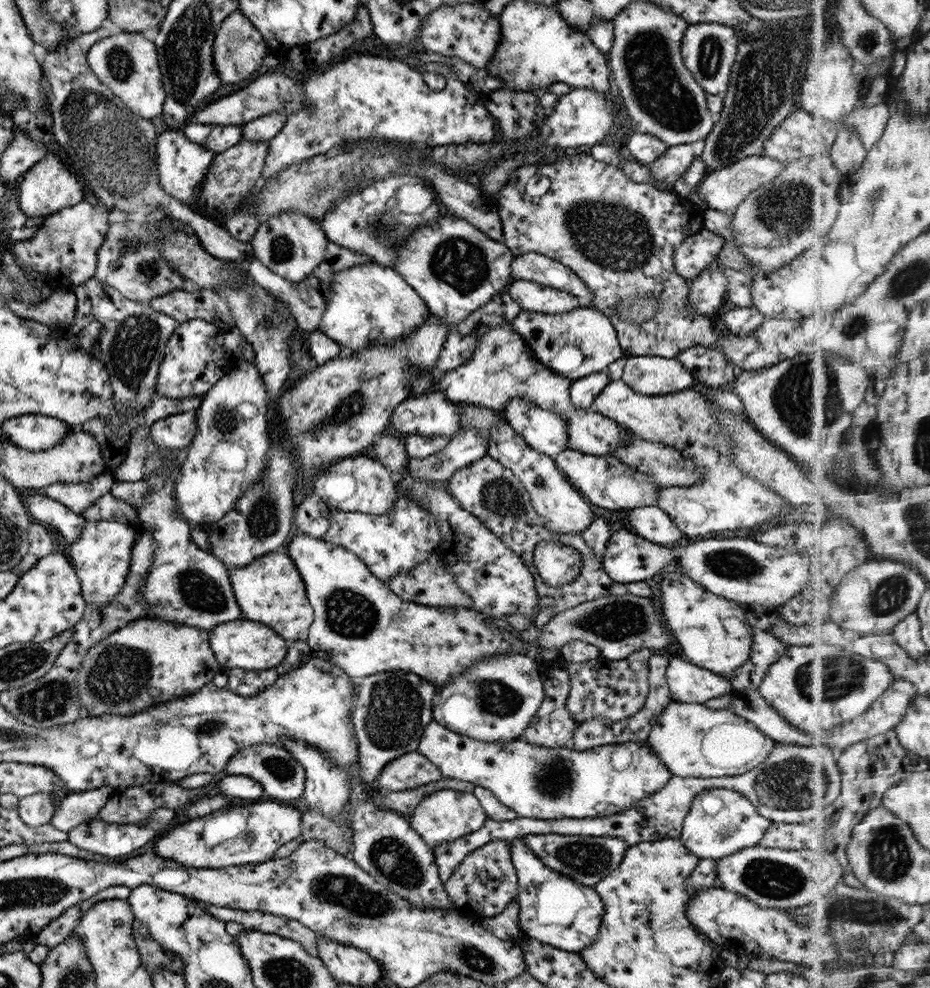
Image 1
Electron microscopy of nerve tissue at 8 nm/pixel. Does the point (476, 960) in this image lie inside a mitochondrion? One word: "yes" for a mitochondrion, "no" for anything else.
yes

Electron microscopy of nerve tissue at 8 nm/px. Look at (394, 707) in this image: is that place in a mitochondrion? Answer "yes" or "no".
yes

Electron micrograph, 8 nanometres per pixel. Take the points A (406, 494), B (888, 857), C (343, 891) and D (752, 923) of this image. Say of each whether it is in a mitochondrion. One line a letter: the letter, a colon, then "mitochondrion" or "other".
A: other
B: mitochondrion
C: mitochondrion
D: other

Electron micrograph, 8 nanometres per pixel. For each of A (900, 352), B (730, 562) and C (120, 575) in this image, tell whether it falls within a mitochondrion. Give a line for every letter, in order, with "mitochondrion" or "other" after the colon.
A: other
B: mitochondrion
C: other

